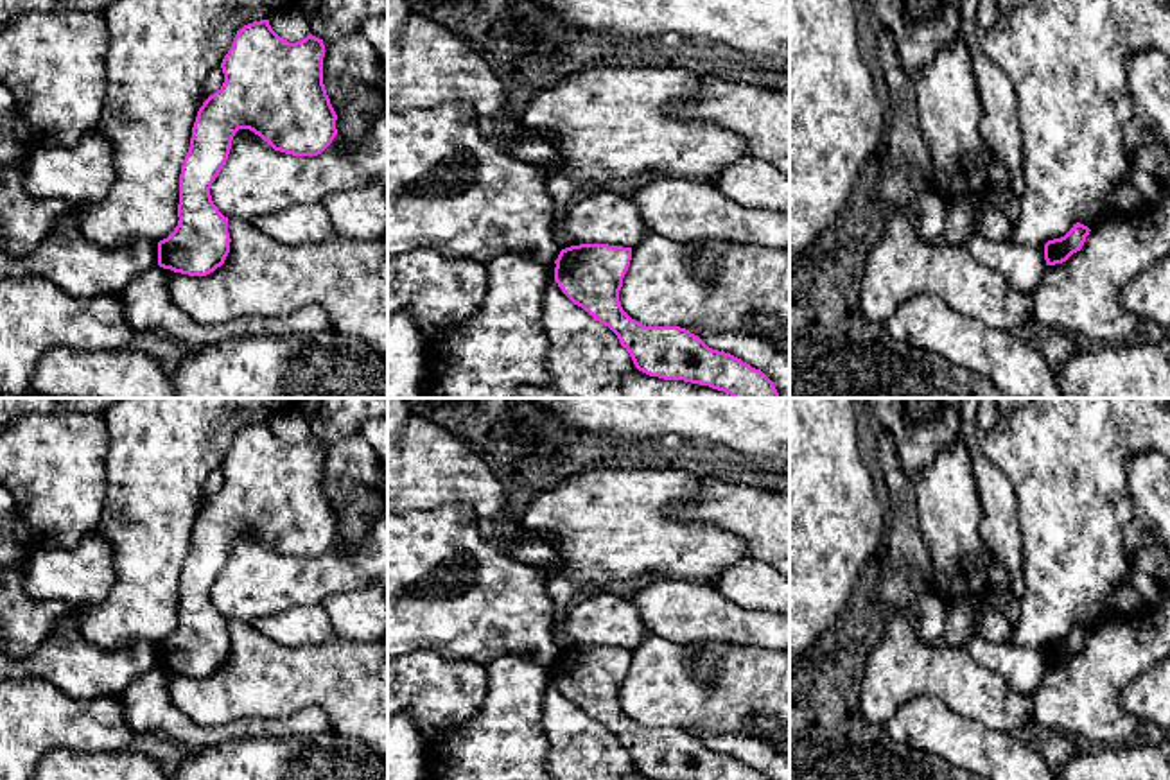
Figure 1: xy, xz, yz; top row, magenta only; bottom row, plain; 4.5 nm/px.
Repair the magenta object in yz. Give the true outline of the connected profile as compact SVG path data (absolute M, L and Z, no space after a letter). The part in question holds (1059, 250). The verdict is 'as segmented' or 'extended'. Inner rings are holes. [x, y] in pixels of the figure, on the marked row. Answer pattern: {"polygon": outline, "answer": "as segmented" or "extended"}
{"polygon": "M1077 222L1073 228L1061 238L1048 240L1044 244L1044 260L1046 265L1055 265L1066 262L1073 253L1080 251L1089 228Z", "answer": "as segmented"}

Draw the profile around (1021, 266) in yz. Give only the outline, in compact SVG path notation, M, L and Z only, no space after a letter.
M964 195L947 203L944 222L946 244L965 244L971 255L989 269L998 271L1008 285L1025 294L1034 294L1046 269L1044 255L1034 246L992 242L974 231L978 203Z

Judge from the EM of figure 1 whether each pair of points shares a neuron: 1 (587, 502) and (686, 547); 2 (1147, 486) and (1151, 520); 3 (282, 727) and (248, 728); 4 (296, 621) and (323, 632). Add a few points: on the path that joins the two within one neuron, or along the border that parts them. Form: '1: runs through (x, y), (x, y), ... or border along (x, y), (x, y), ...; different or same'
1: runs through (612, 524), (637, 538), (661, 546); same
2: runs through (1151, 495), (1151, 511); same
3: runs through (273, 728), (257, 728); same
4: runs through (304, 626), (316, 628); same

